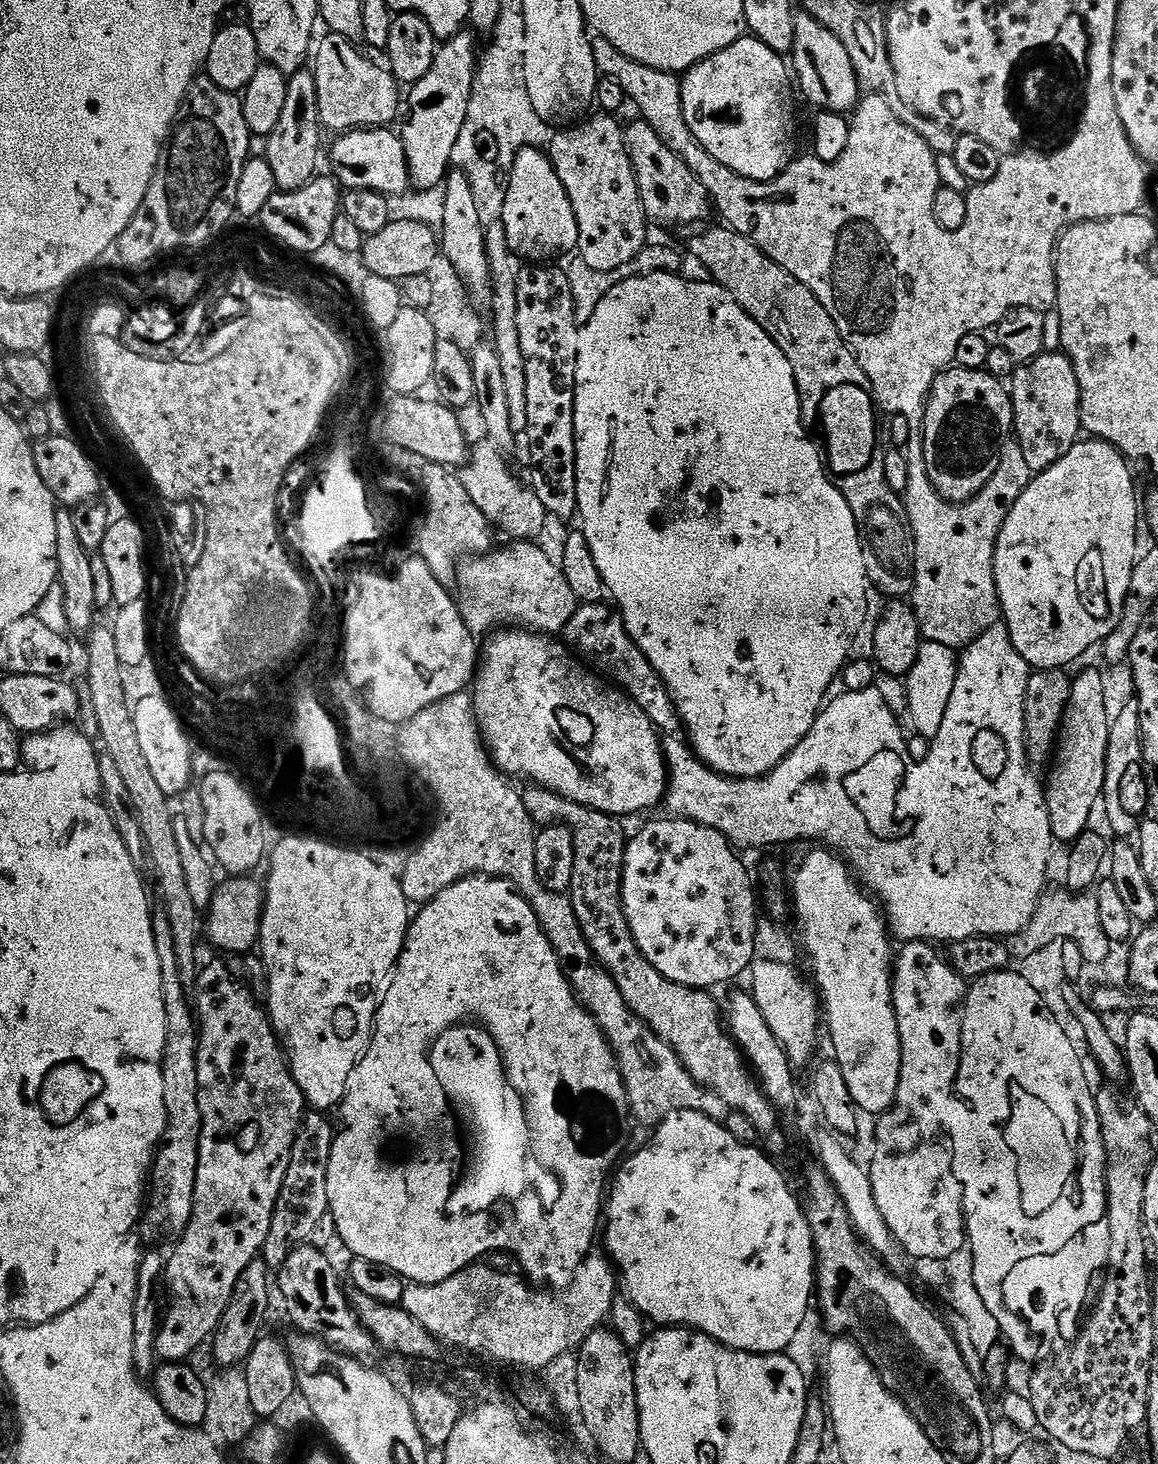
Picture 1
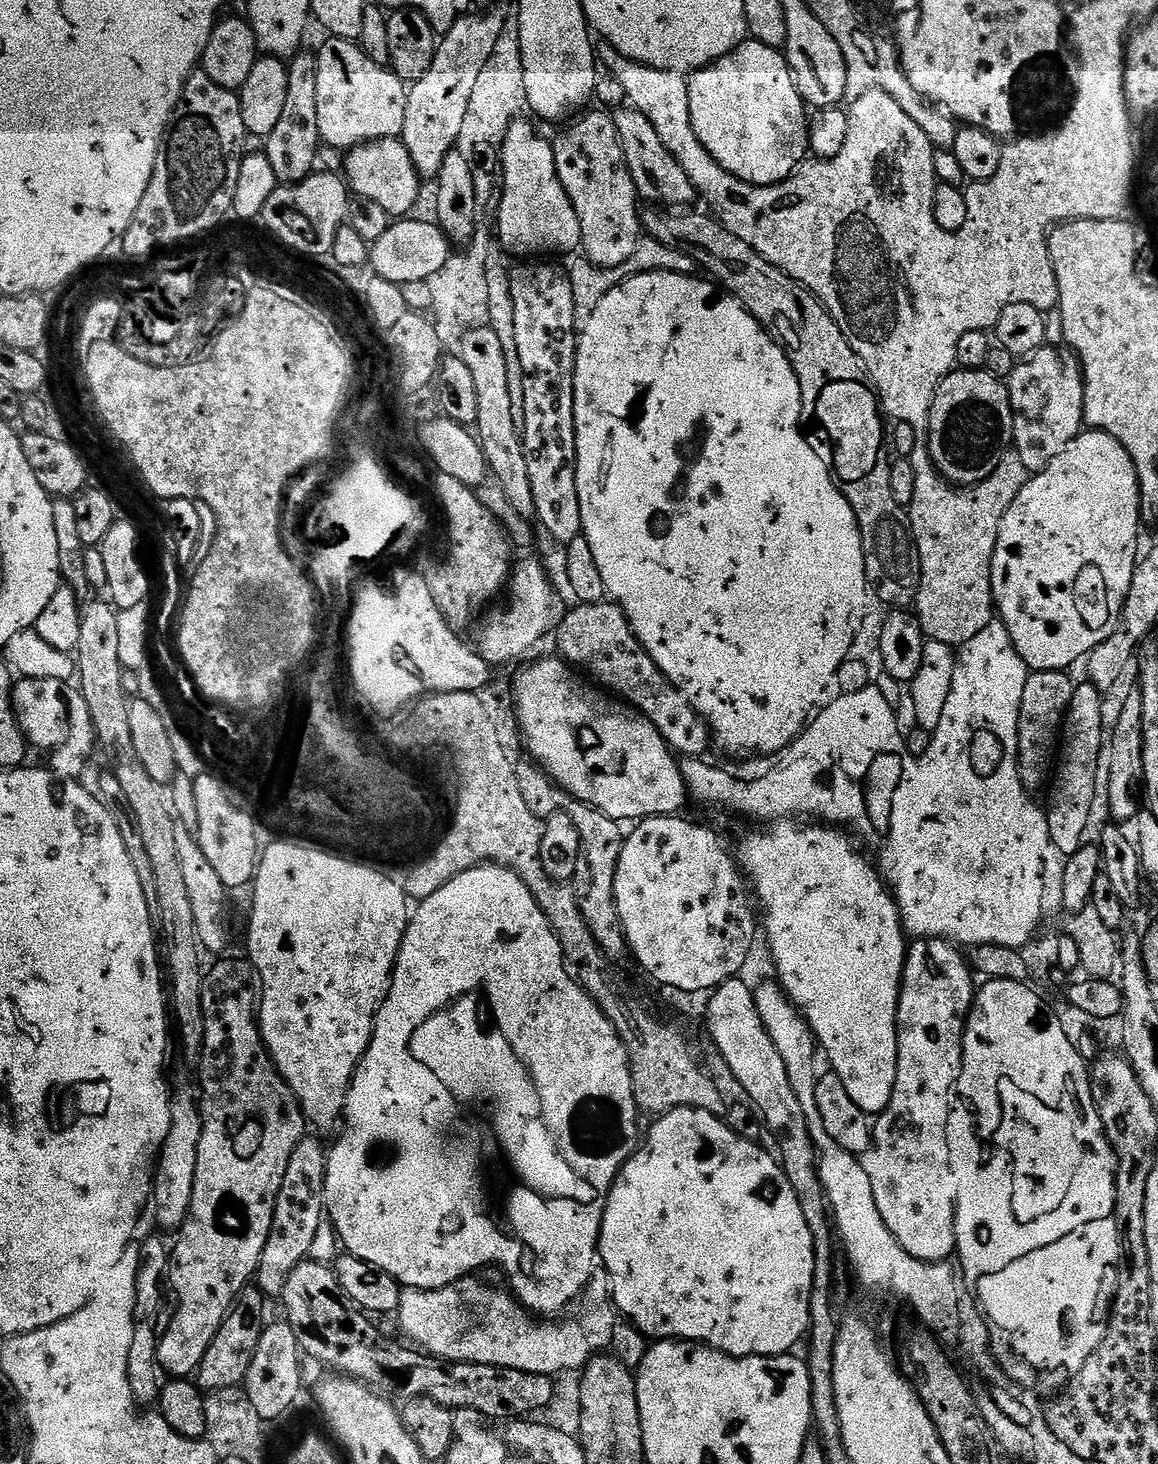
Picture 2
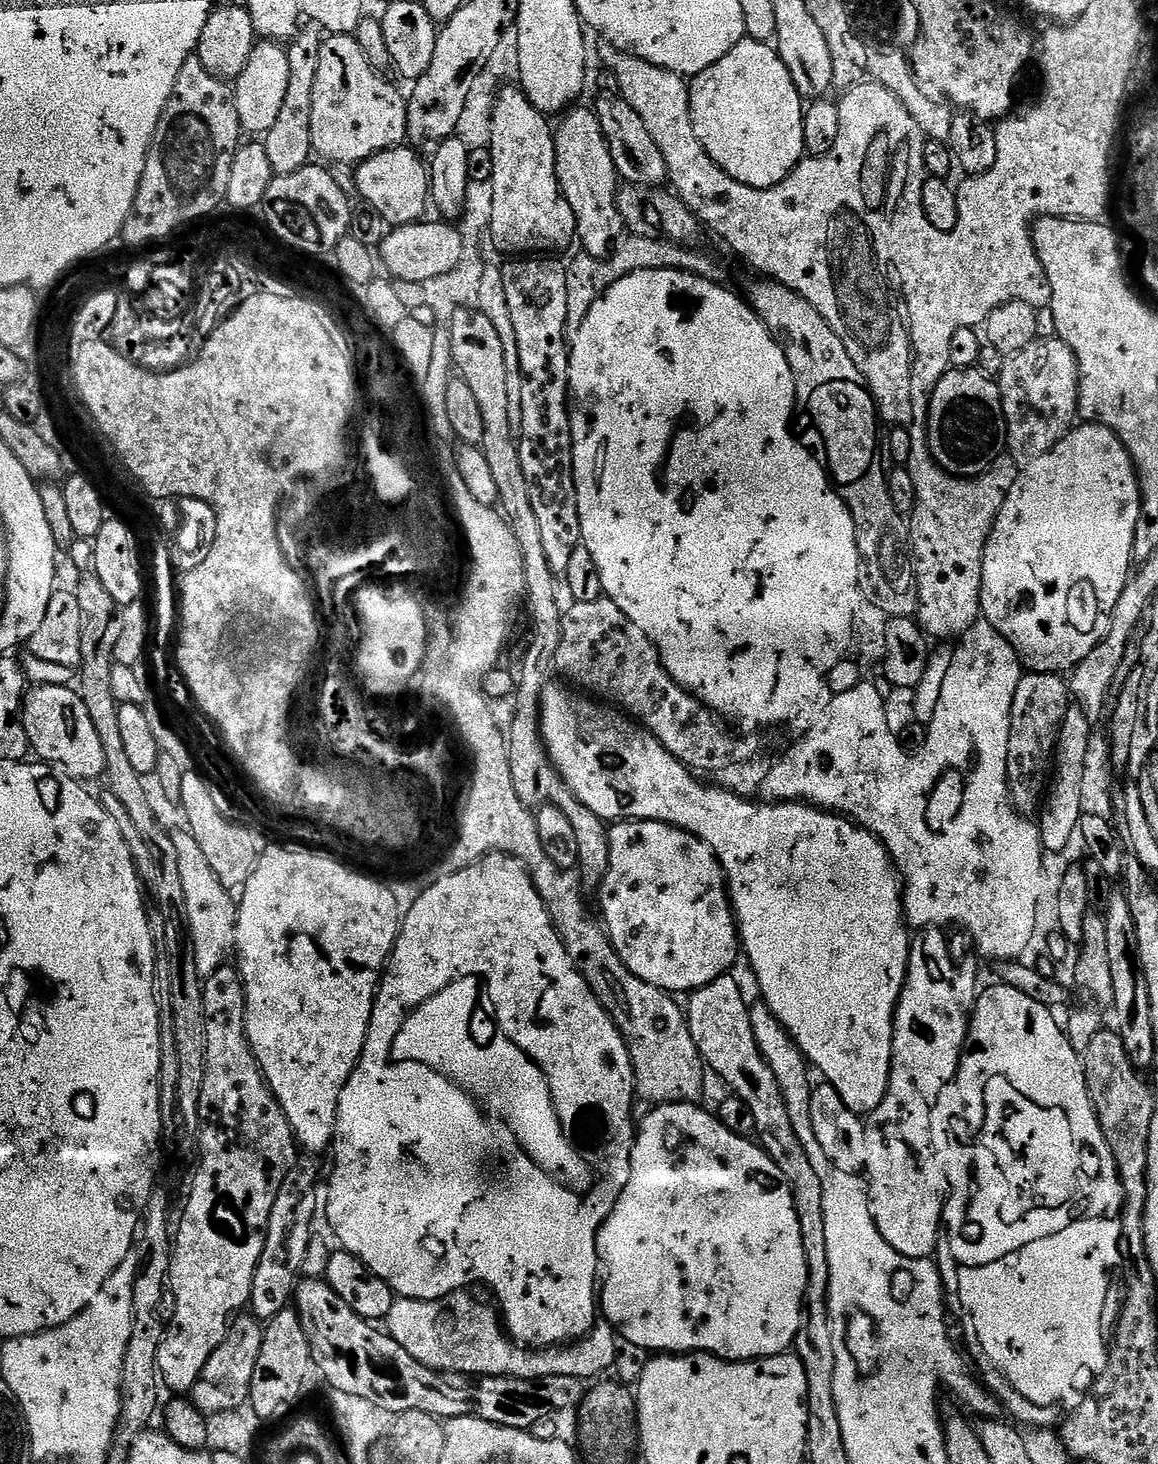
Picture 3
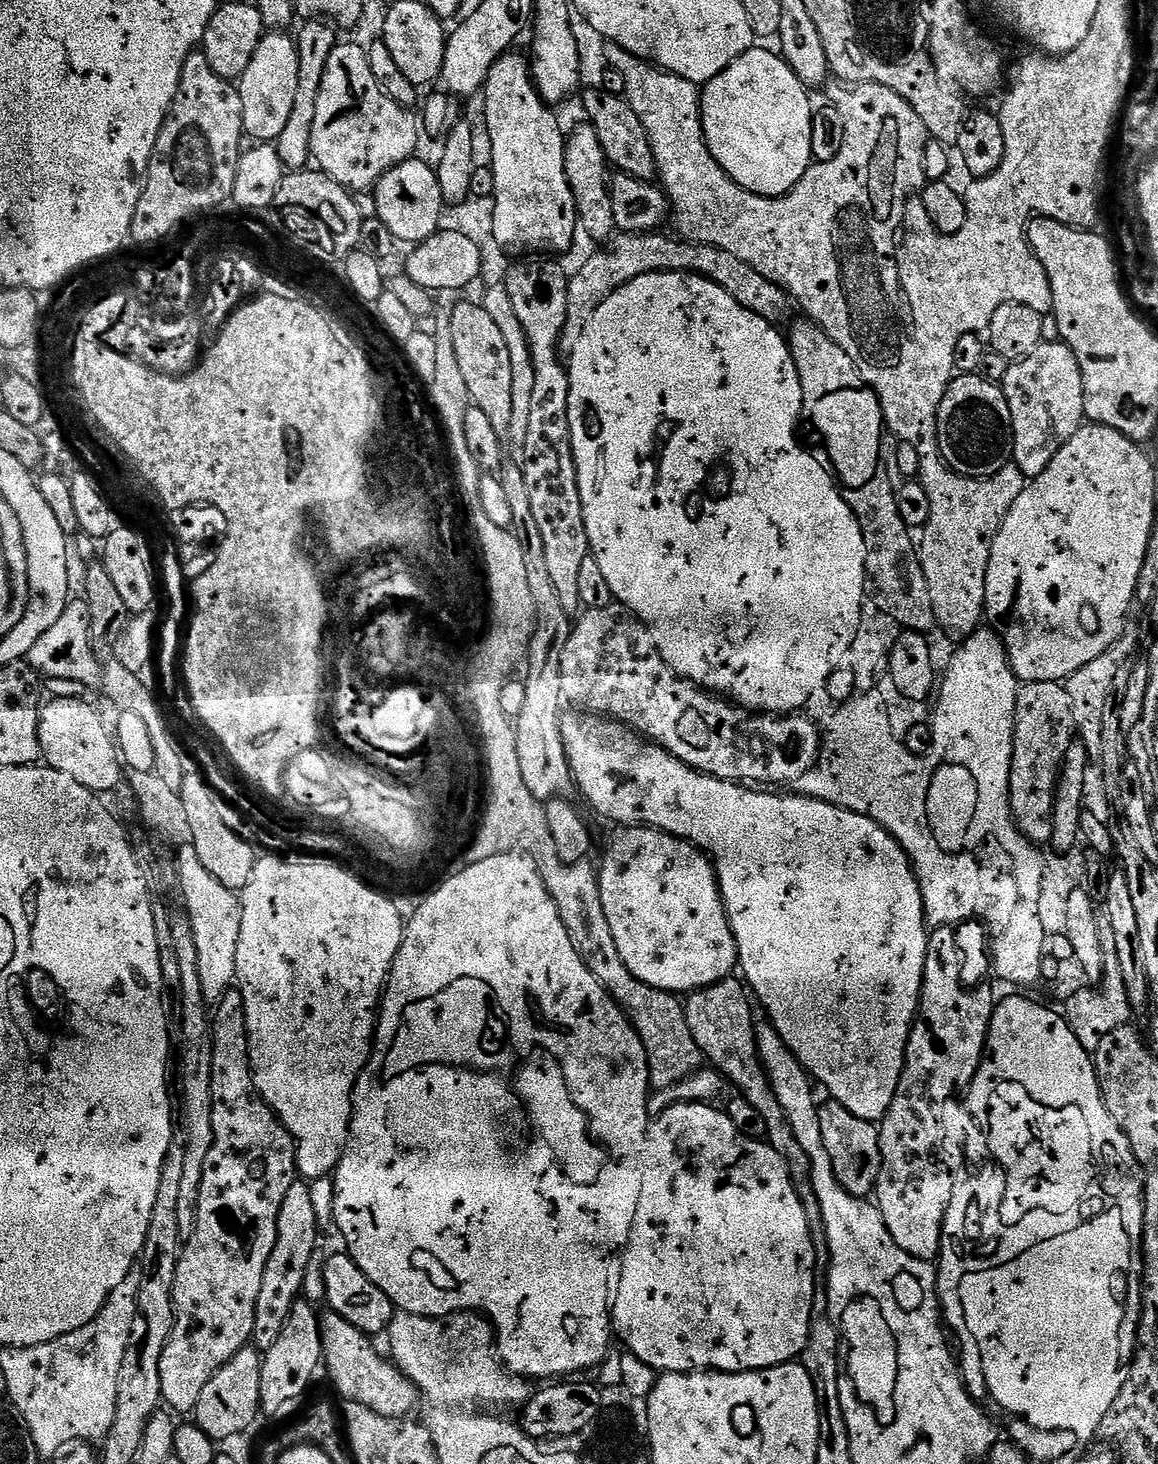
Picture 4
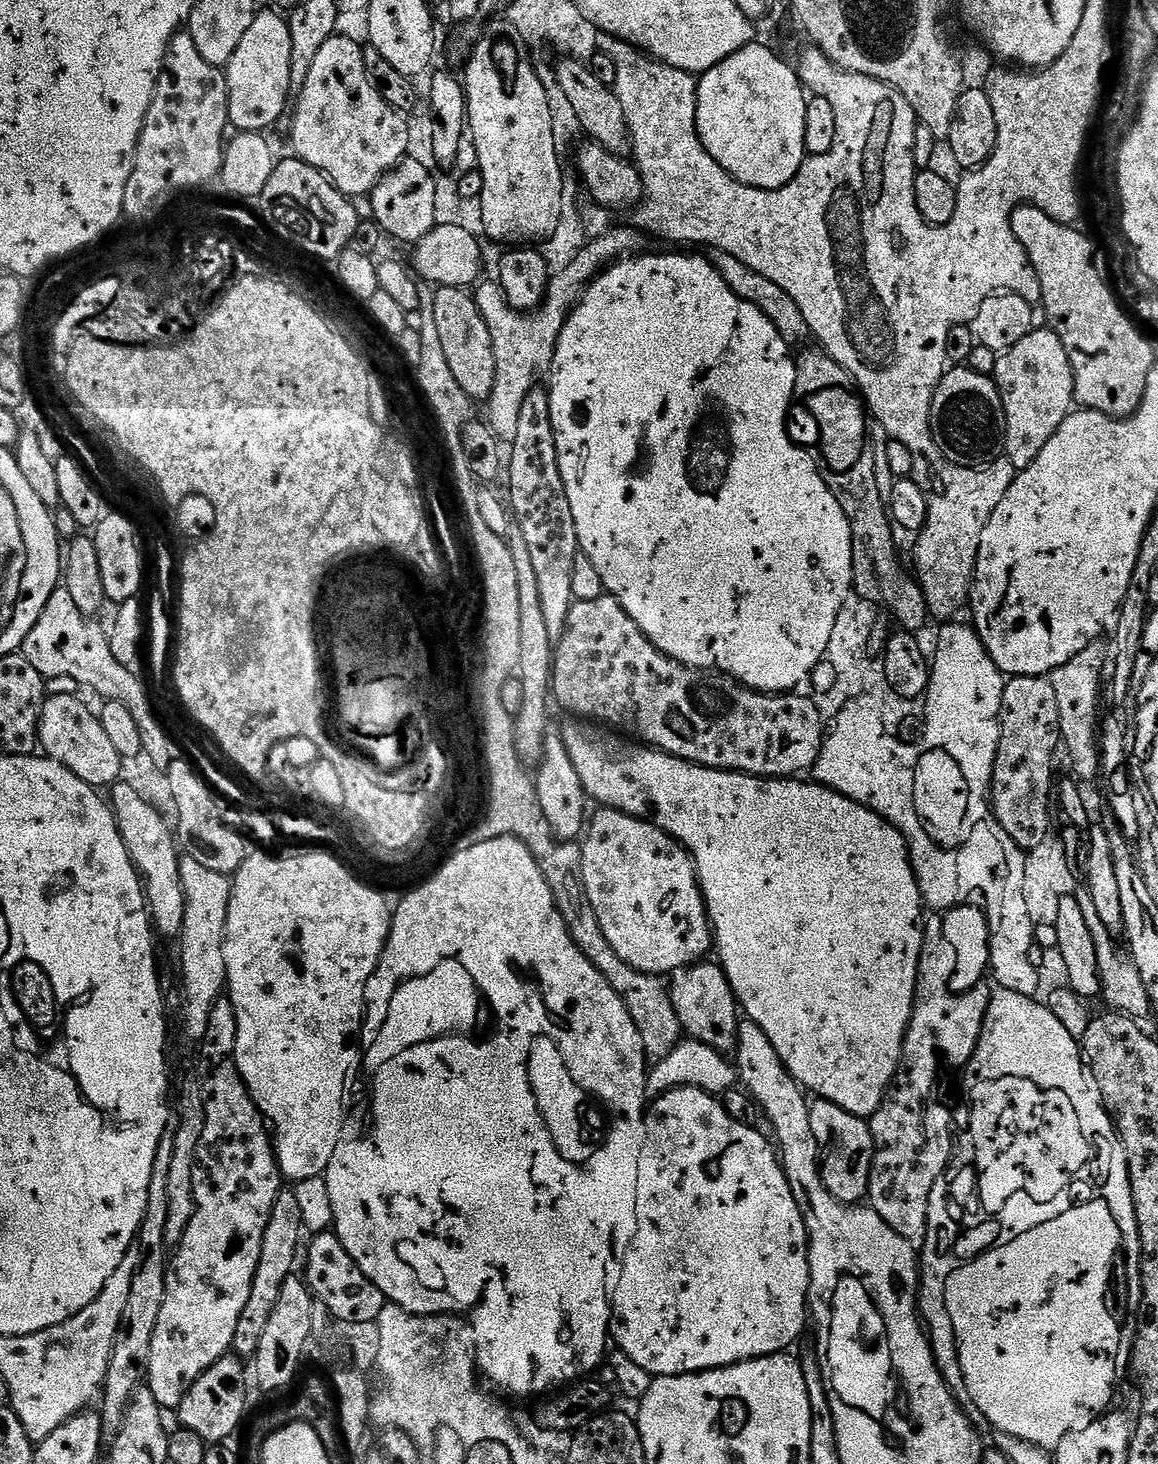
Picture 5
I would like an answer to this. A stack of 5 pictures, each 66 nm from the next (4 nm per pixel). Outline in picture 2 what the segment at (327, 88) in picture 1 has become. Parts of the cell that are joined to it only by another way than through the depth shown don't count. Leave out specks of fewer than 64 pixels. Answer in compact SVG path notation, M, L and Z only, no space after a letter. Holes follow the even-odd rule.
M328 38L316 52L316 122L327 147L351 150L367 140L382 140L391 137L398 124L397 109L392 109L393 73L387 67L379 68L358 45Z

